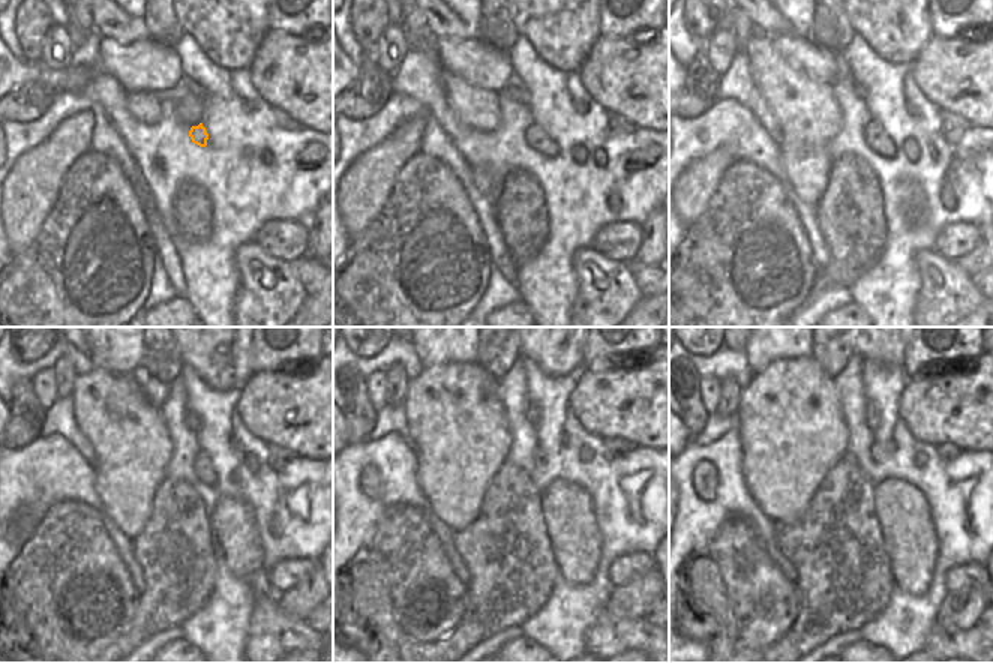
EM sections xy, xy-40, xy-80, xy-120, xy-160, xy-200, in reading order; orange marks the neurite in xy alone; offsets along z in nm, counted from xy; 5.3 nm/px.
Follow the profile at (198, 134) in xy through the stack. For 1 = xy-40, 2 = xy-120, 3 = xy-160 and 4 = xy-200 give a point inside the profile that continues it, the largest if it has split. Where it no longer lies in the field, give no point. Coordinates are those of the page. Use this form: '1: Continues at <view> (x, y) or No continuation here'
1: Continues at xy-40 (536, 138)
2: Continues at xy-120 (203, 468)
3: Continues at xy-160 (539, 456)
4: Continues at xy-200 (876, 452).

